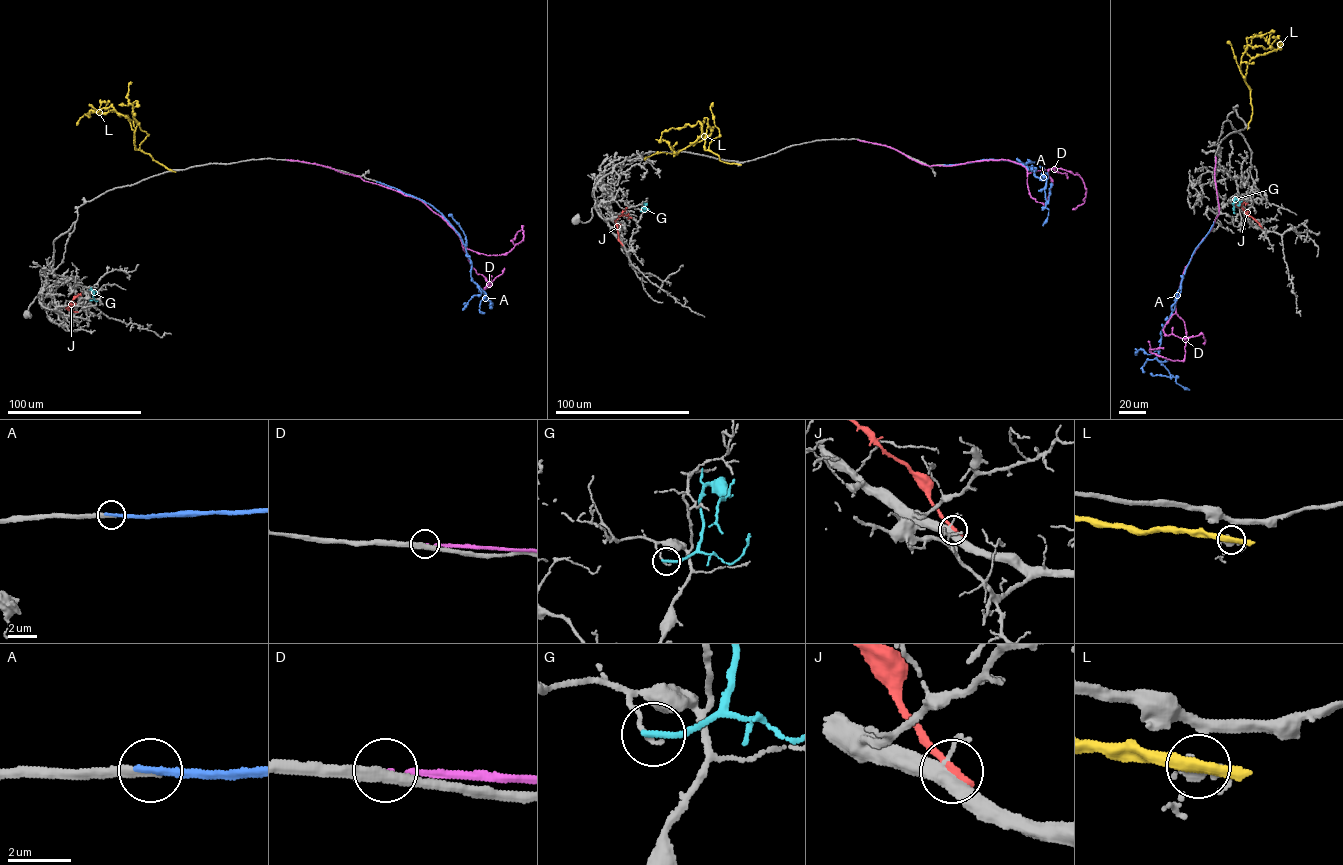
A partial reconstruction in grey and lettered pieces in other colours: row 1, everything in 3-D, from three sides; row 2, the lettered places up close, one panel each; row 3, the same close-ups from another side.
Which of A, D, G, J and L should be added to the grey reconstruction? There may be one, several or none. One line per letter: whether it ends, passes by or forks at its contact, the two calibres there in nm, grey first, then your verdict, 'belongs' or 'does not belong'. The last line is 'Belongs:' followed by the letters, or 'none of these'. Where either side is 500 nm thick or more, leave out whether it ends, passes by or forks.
A: it ends; calibres 240 and 280 nm; belongs
D: it ends; calibres 320 and 190 nm; does not belong
G: it ends; calibres 130 and 200 nm; does not belong
J: it ends; calibres 320 and 300 nm; does not belong
L: it passes by; calibres 400 and 340 nm; does not belong
Belongs: A

